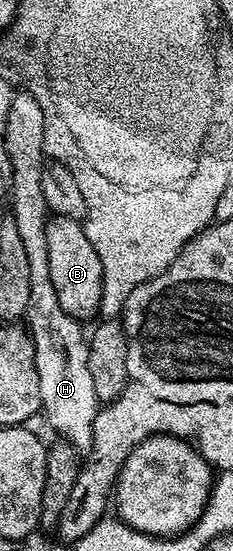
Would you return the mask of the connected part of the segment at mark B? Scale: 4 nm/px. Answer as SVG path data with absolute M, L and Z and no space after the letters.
M52 216L45 224L46 255L49 257L50 281L54 284L58 301L70 316L85 320L100 309L102 296L102 260L94 252L89 231L80 227L74 218Z

